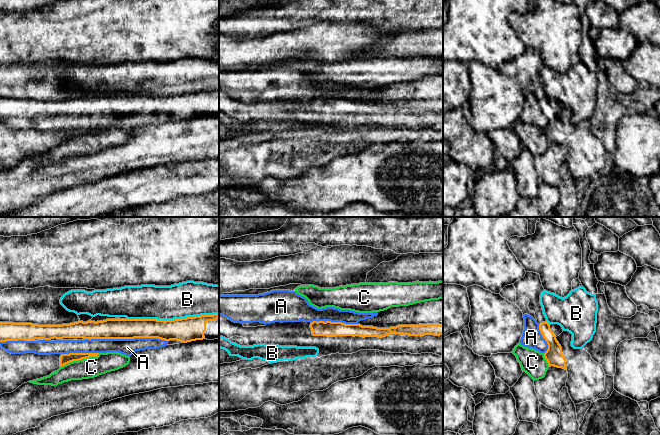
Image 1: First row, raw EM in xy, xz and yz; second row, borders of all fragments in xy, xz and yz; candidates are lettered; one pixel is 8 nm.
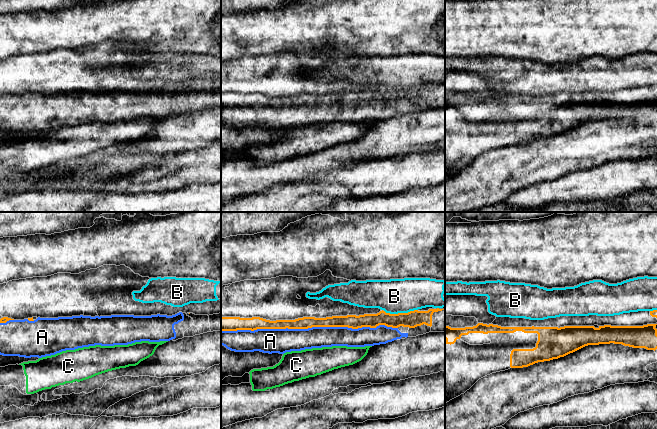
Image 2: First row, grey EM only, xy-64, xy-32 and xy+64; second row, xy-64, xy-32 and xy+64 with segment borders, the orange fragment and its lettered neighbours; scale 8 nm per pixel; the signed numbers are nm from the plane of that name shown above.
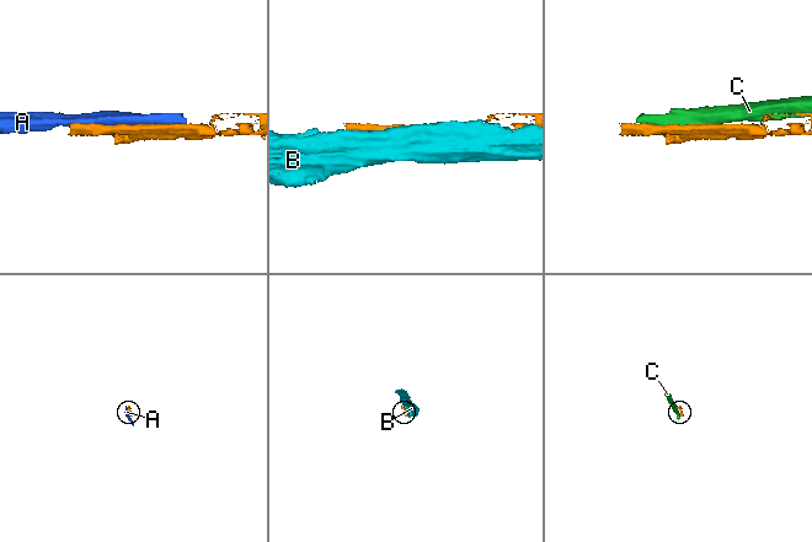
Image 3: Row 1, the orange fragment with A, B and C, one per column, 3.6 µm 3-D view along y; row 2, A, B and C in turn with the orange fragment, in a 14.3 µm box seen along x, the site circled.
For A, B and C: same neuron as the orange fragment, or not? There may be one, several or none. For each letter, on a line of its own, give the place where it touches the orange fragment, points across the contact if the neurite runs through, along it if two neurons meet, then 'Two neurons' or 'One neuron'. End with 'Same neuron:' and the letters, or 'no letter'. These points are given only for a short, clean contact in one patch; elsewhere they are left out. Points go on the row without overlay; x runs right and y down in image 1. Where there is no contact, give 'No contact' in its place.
A: Touches orange at xy (131, 114). One neuron
B: Touches orange at xy (172, 96). Two neurons
C: Touches orange at xy (79, 135). Two neurons
Same neuron: A

